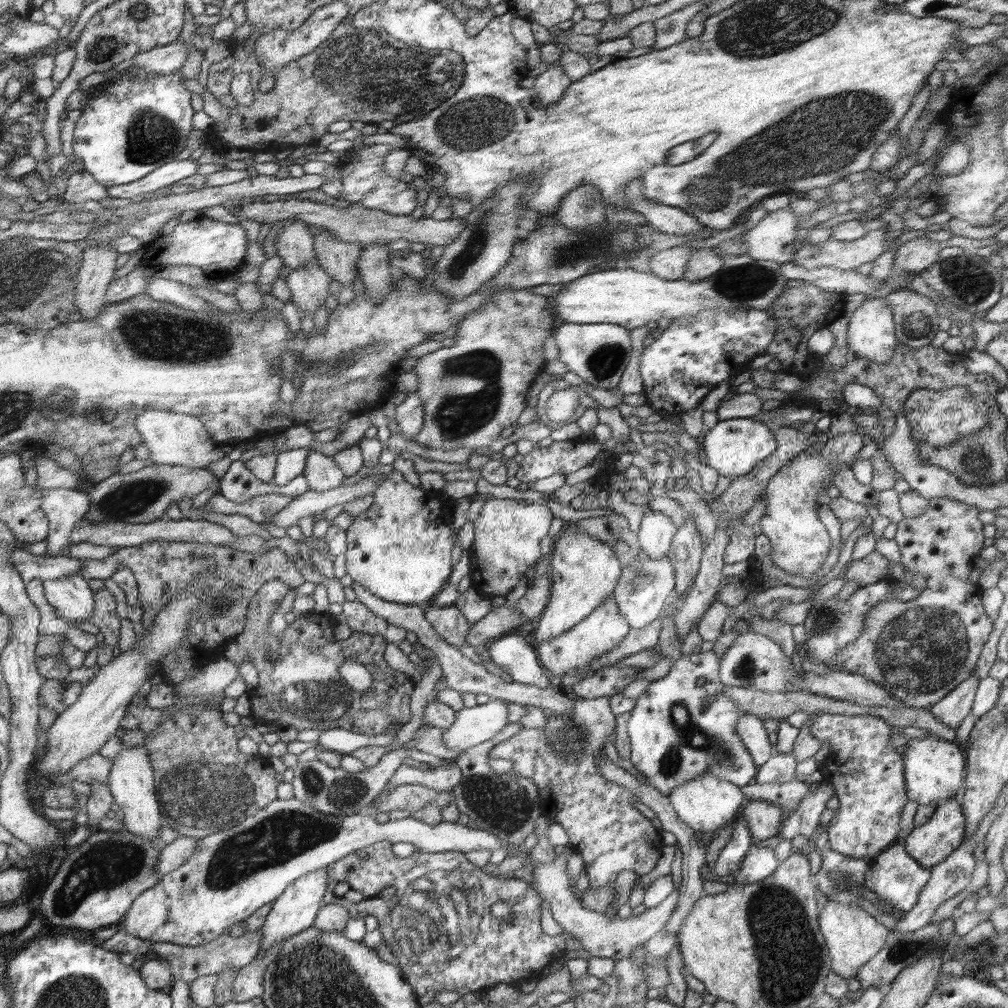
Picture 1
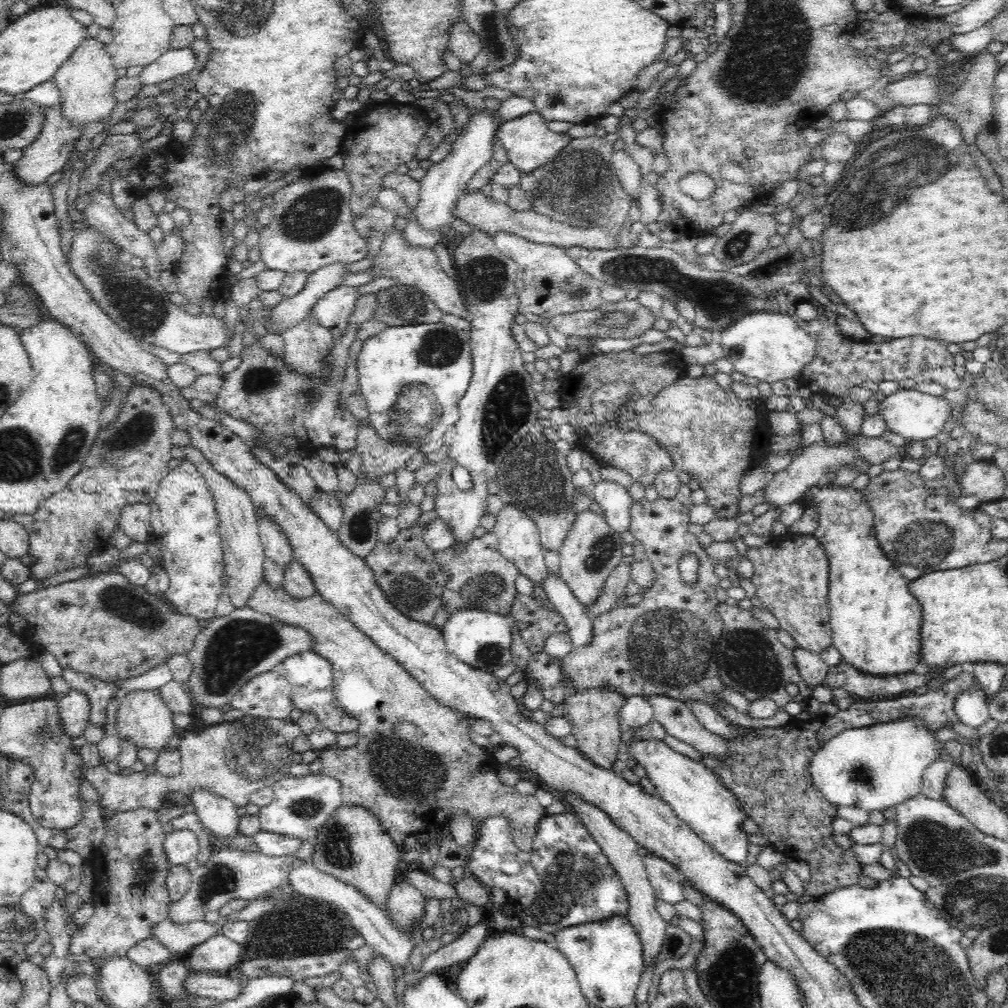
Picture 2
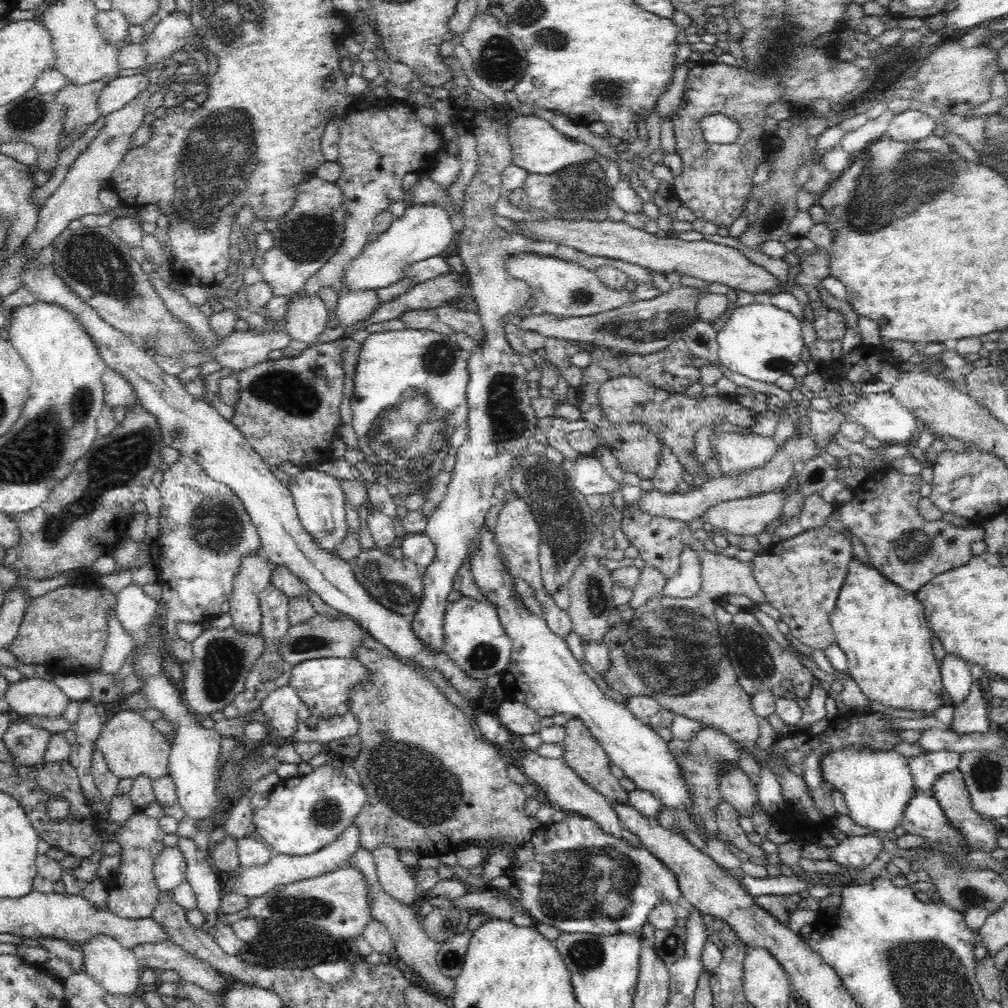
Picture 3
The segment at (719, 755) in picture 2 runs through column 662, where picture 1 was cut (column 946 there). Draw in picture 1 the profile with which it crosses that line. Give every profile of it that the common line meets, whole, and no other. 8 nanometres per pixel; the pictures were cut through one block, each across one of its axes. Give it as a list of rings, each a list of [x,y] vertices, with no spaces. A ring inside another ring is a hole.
[[[974,672],[928,711],[942,722],[942,725],[957,730],[962,721],[972,712],[979,684],[980,678],[976,677]]]

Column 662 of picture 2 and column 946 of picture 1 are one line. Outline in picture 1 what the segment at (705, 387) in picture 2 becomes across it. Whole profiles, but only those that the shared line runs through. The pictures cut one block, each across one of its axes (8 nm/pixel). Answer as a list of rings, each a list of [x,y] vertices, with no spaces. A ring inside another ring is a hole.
[[[952,387],[943,391],[916,389],[911,392],[904,404],[911,435],[918,443],[927,442],[930,446],[942,448],[957,440],[975,434],[989,423],[989,408],[986,403],[971,397],[966,387]]]

